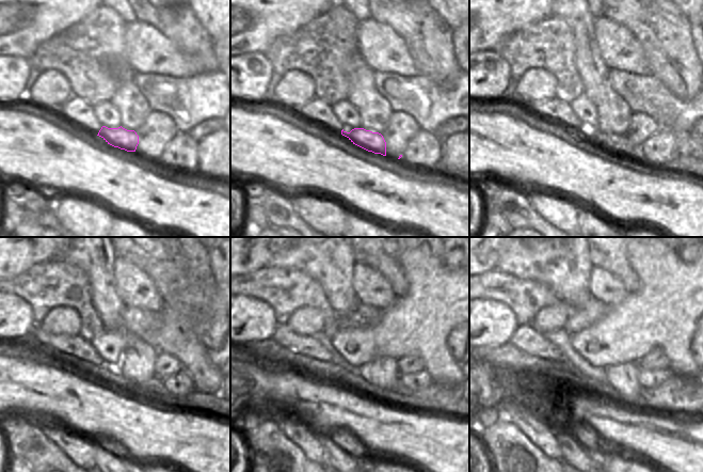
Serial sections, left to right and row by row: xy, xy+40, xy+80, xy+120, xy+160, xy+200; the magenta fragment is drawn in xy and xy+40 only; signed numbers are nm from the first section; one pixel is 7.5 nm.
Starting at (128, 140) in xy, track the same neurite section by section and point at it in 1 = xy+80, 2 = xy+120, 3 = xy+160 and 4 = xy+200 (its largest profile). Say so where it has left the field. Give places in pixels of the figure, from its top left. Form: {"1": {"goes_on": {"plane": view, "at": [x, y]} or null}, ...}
{"1": {"goes_on": {"plane": "xy+80", "at": [620, 144]}}, "2": {"goes_on": {"plane": "xy+120", "at": [154, 390]}}, "3": {"goes_on": {"plane": "xy+160", "at": [436, 397]}}, "4": {"goes_on": {"plane": "xy+200", "at": [680, 395]}}}

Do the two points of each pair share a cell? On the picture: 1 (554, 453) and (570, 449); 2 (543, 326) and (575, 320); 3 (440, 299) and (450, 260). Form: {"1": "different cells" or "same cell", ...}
{"1": "different cells", "2": "different cells", "3": "different cells"}

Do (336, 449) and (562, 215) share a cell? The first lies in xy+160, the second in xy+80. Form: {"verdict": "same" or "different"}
{"verdict": "different"}

